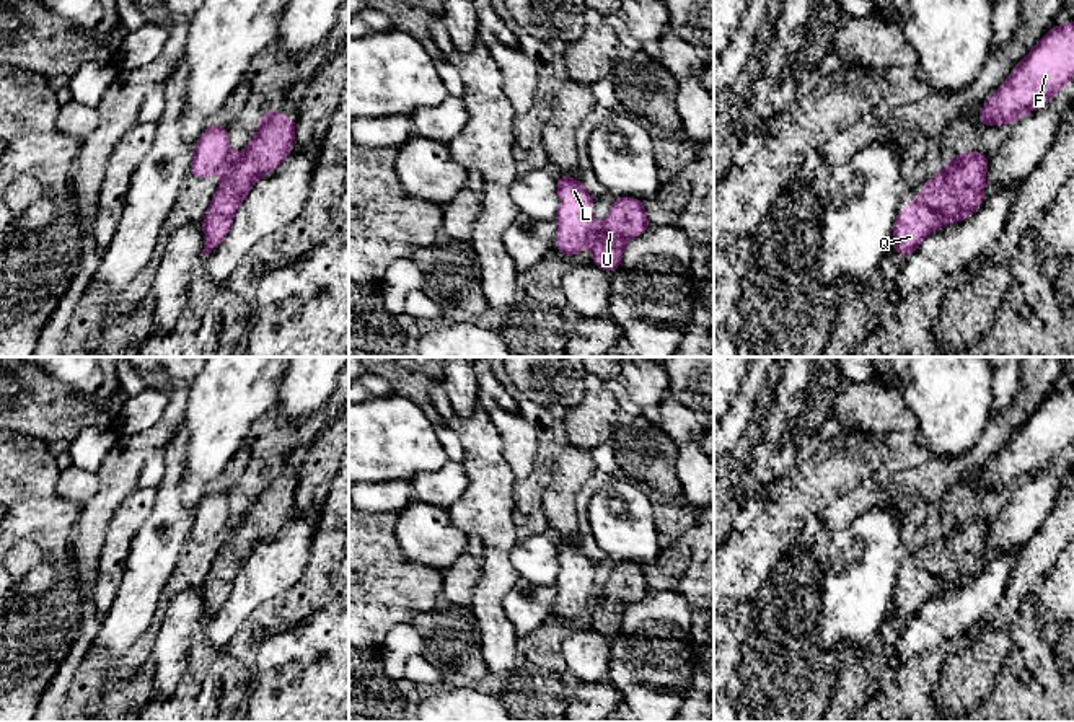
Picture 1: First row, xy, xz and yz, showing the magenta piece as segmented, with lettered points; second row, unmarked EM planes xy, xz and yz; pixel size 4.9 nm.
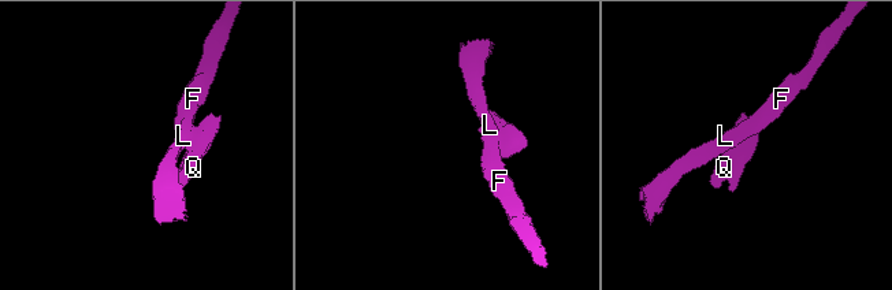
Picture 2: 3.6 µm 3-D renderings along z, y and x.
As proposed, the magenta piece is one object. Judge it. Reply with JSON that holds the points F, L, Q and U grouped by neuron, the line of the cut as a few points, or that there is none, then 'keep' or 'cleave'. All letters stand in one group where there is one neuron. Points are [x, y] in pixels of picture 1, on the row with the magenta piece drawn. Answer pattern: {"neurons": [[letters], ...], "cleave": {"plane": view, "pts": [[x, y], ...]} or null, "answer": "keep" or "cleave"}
{"neurons": [["F", "L"], ["Q", "U"]], "cleave": {"plane": "xy", "pts": [[232, 158], [224, 171]]}, "answer": "cleave"}

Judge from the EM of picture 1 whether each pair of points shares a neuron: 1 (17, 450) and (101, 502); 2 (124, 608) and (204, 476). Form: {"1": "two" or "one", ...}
{"1": "two", "2": "two"}

